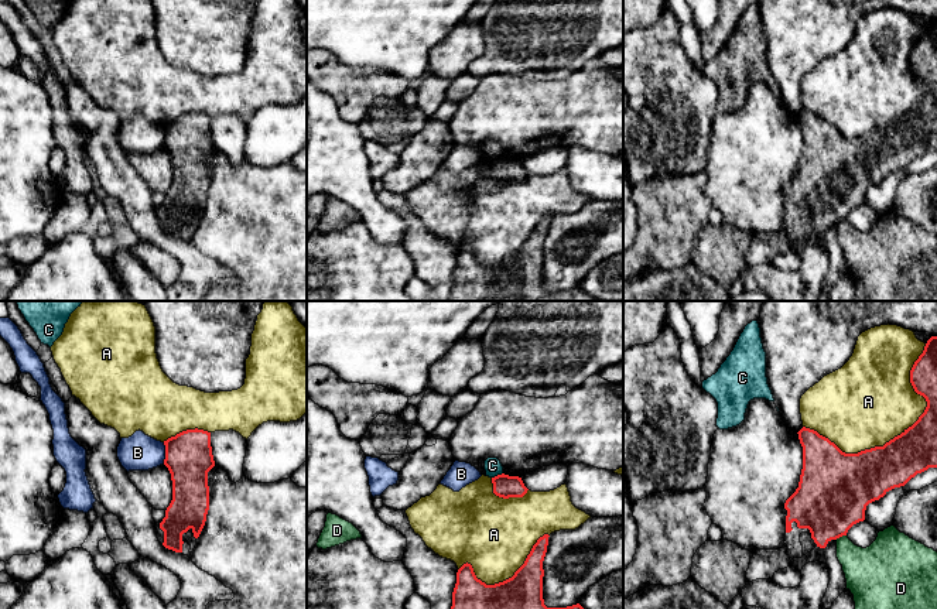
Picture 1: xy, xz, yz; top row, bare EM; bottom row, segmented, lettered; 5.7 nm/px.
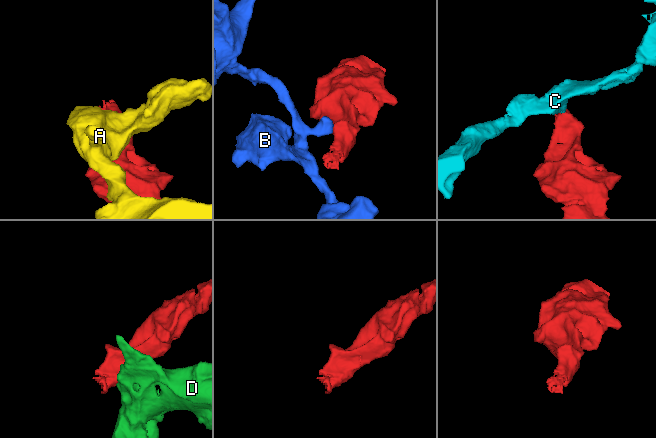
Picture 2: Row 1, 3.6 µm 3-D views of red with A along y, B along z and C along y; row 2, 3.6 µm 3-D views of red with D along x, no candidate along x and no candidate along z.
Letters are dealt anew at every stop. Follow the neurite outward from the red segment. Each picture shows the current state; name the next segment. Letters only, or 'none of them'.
none of them

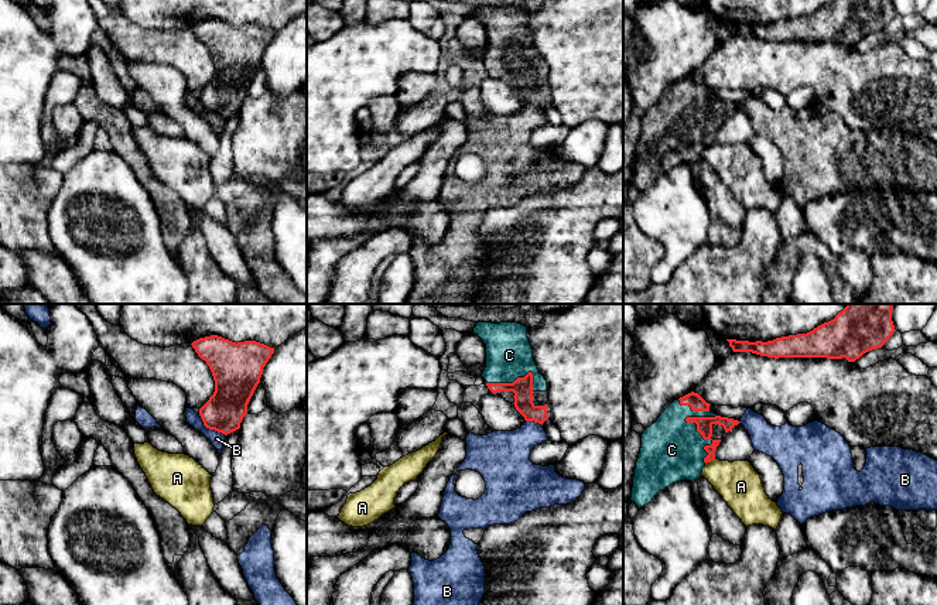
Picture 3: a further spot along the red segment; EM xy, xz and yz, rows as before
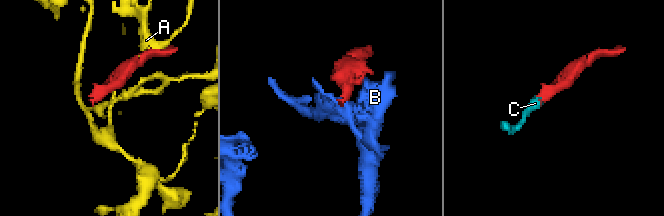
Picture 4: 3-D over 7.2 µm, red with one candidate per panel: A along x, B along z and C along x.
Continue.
C

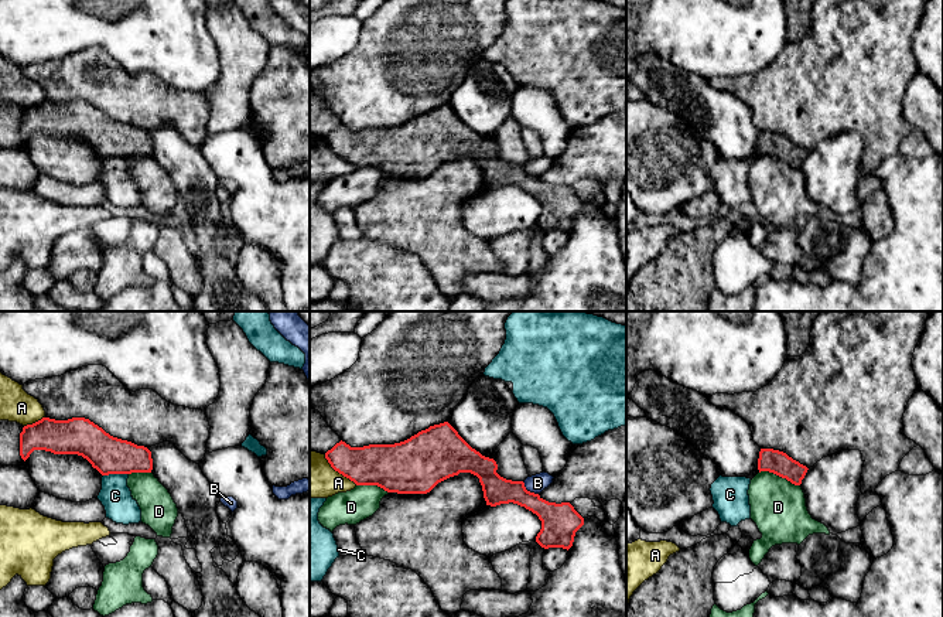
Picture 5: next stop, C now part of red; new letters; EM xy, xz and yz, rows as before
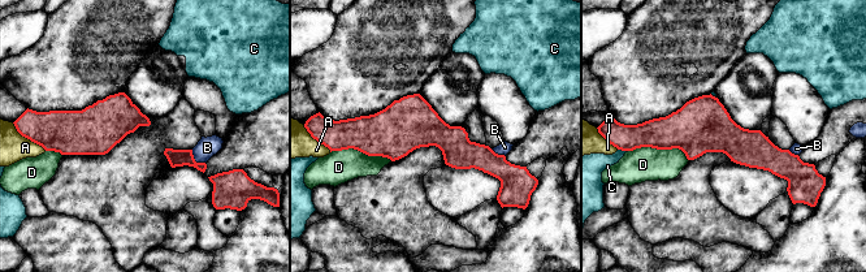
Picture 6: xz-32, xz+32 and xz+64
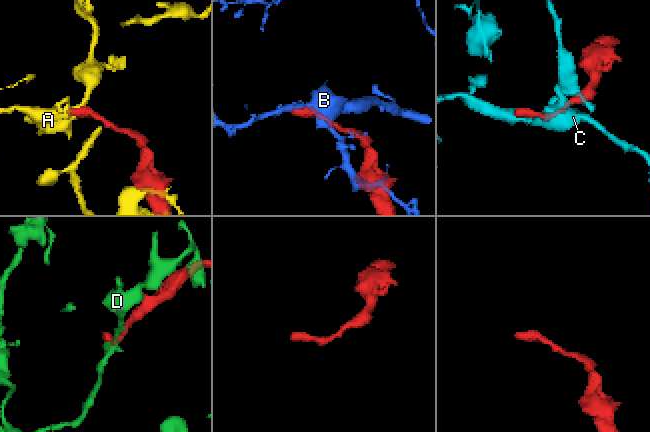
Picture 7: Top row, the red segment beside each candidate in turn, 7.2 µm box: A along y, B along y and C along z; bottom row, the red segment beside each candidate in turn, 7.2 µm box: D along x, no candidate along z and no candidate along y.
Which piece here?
none of them

